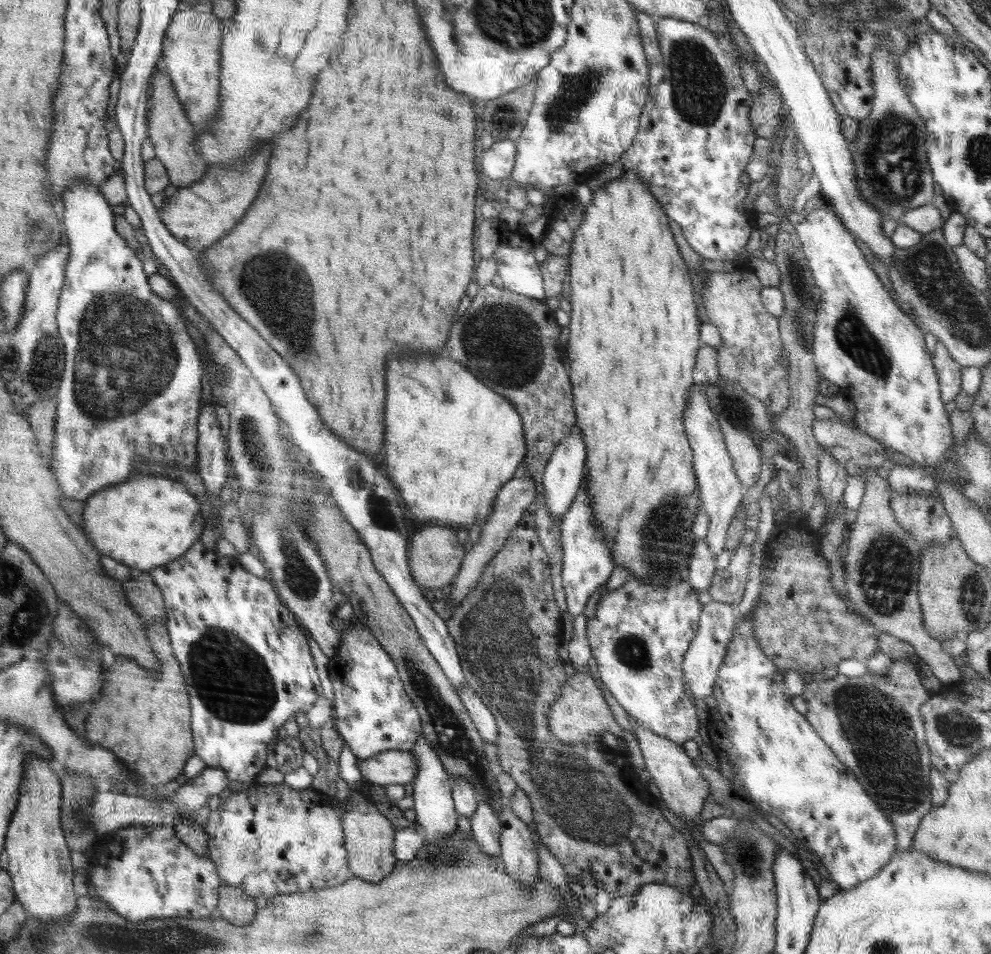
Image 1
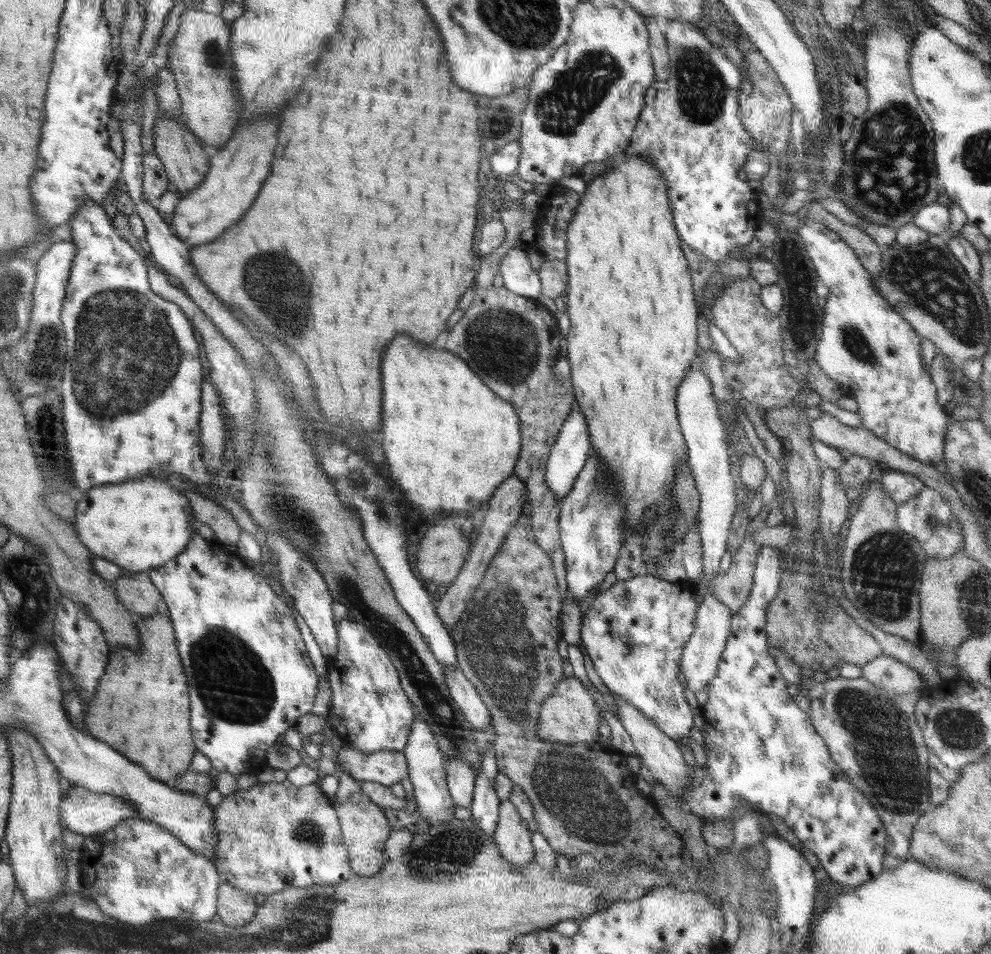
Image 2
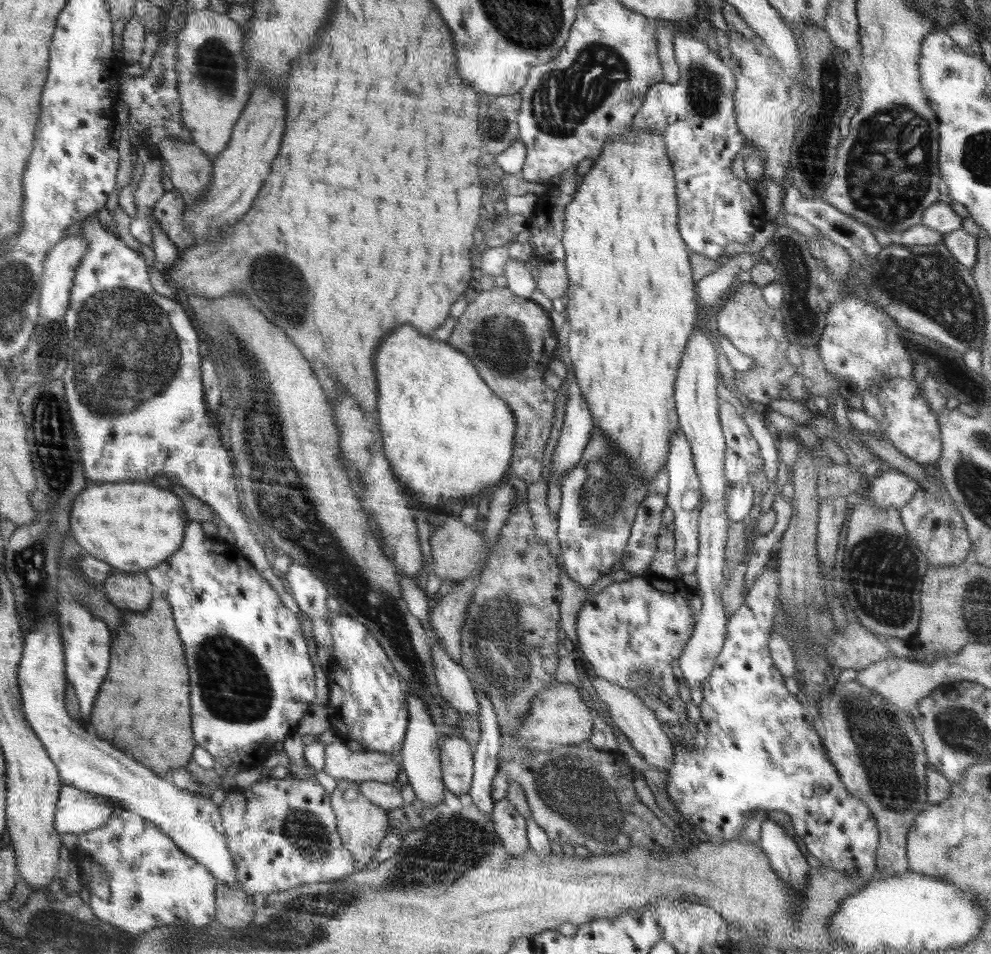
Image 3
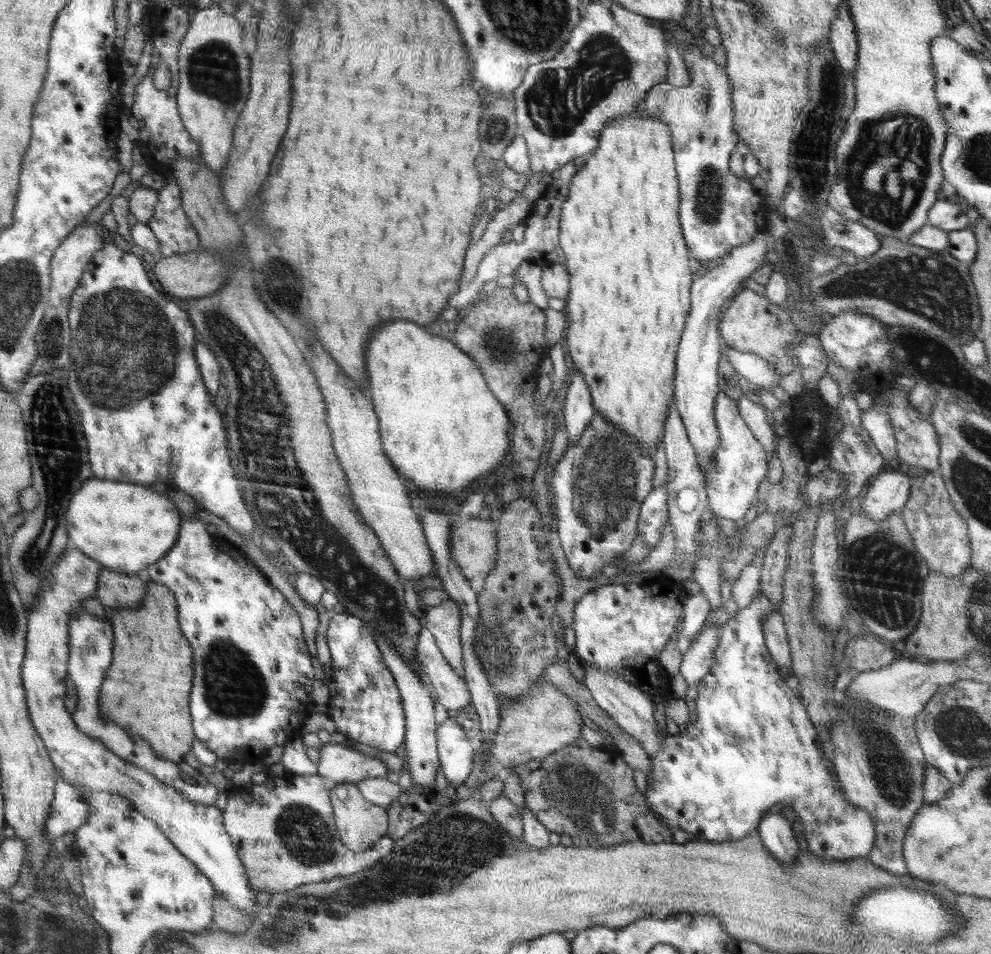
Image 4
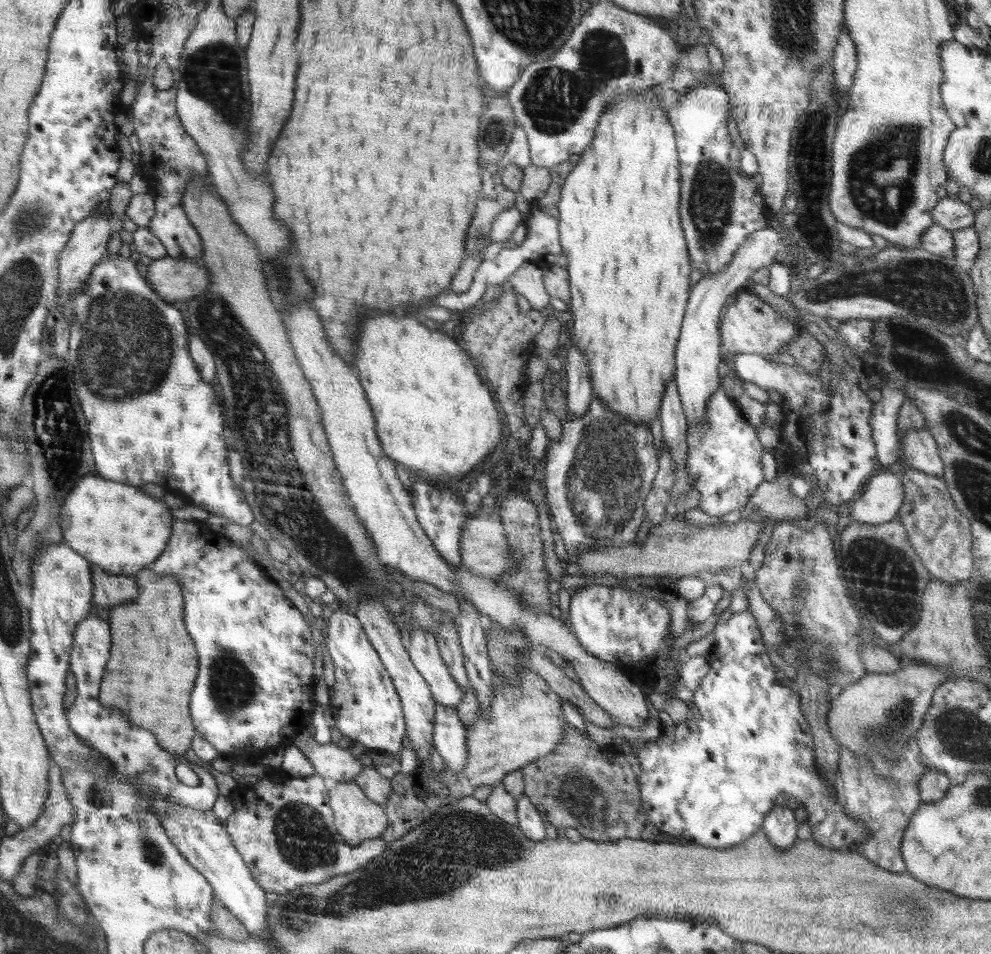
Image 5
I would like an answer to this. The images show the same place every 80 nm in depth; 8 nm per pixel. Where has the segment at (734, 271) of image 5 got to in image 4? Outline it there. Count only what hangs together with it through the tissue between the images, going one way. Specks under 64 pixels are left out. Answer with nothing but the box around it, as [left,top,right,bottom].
[673,230,769,472]

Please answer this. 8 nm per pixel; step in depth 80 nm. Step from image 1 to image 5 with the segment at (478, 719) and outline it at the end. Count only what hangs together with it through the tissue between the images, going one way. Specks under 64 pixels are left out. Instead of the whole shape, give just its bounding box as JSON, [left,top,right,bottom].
[407,629,465,708]

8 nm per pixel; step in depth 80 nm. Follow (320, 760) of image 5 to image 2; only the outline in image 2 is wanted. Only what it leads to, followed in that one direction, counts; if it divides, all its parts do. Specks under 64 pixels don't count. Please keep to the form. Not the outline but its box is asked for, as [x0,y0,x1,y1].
[319,742,411,787]

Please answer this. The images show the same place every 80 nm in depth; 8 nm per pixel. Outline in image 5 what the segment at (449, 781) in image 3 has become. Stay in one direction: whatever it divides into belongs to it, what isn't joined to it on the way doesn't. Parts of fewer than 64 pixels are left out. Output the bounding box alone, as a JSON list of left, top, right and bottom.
[434,703,468,774]

